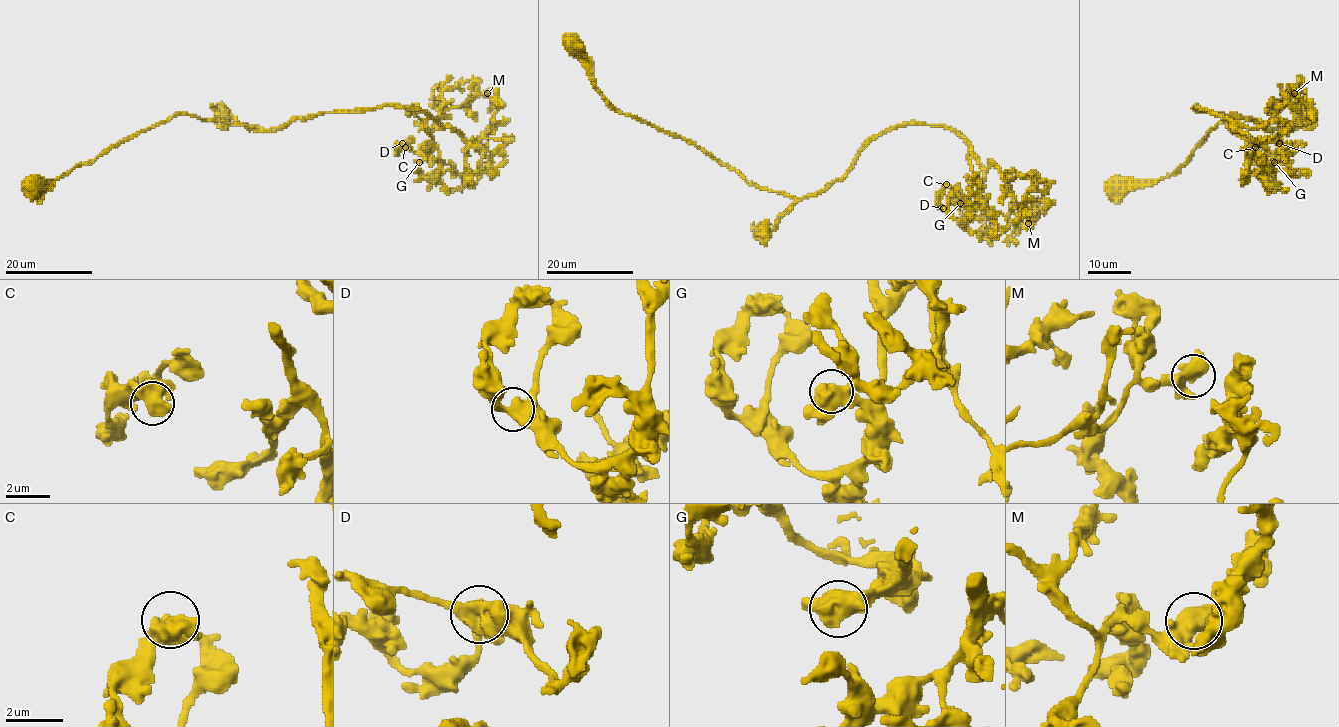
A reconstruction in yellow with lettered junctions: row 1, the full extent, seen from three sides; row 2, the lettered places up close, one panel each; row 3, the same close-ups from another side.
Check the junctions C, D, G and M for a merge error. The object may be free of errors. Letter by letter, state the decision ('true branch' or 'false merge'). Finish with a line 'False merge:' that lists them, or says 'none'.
C: true branch
D: true branch
G: true branch
M: true branch
False merge: none

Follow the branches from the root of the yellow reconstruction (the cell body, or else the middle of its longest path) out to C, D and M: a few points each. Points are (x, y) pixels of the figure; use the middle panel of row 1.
C: (575, 45), (617, 111), (758, 187), (819, 194), (917, 123), (967, 145), (964, 217), (939, 207), (946, 184)
D: (575, 45), (617, 111), (796, 197), (840, 181), (888, 130), (950, 127), (973, 187), (964, 217), (943, 208)
M: (575, 45), (617, 111), (758, 187), (819, 194), (880, 135), (945, 125), (983, 171), (976, 200), (1028, 223)

